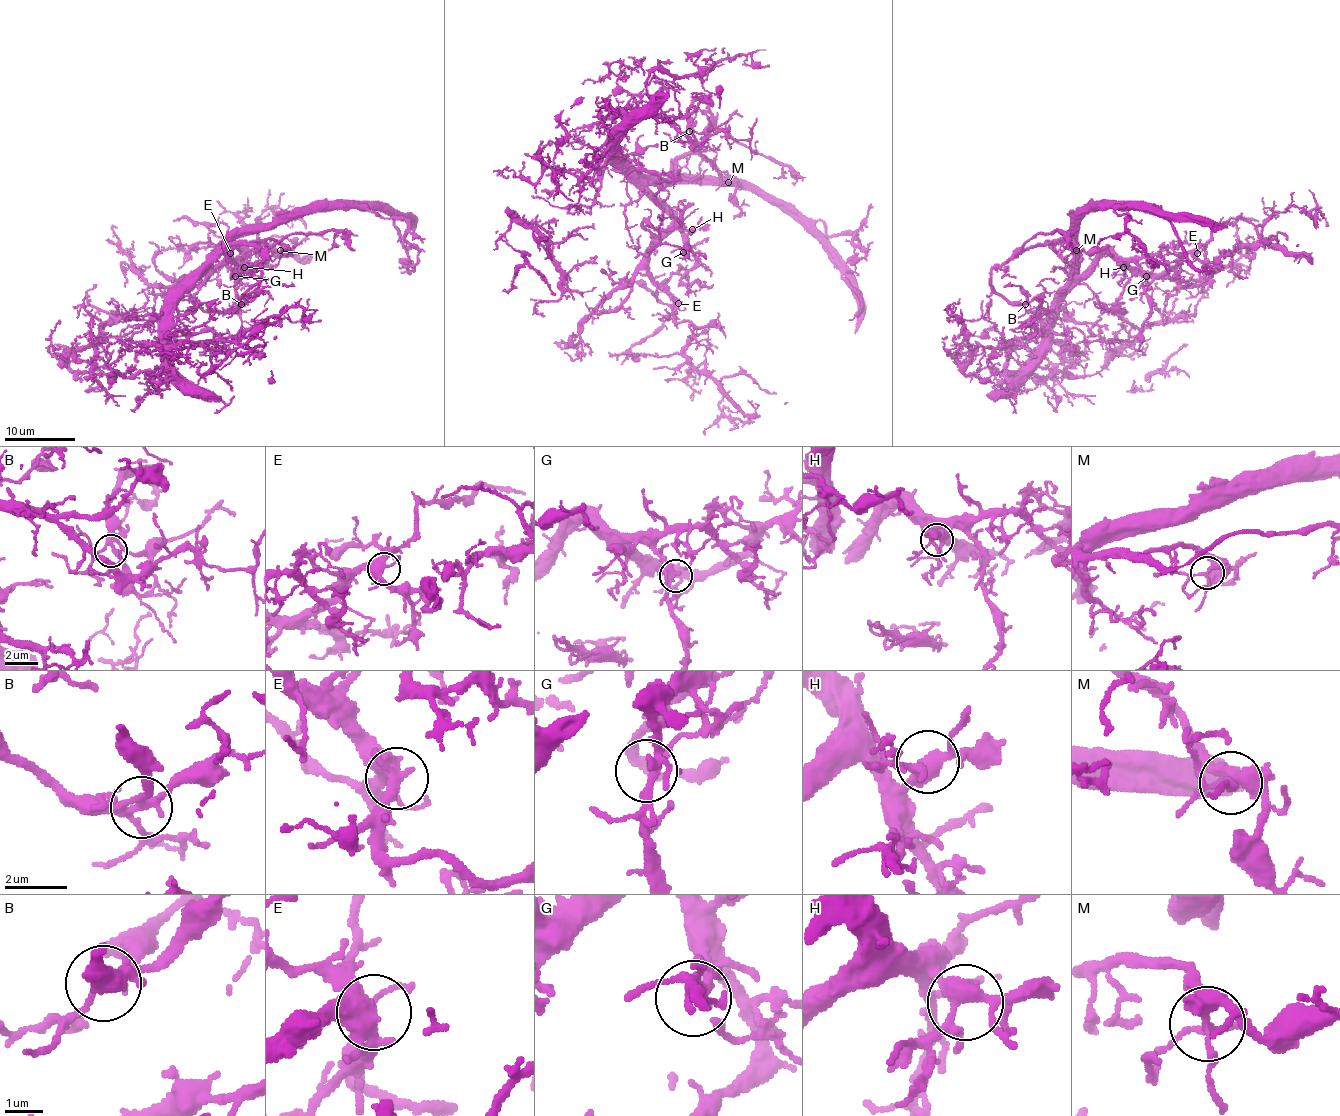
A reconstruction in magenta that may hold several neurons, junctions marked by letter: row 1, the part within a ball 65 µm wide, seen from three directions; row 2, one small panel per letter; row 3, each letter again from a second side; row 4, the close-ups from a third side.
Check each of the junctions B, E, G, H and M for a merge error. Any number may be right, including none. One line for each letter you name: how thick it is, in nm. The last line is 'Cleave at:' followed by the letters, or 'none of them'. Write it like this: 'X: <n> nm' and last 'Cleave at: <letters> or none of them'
Cleave at: none of them

